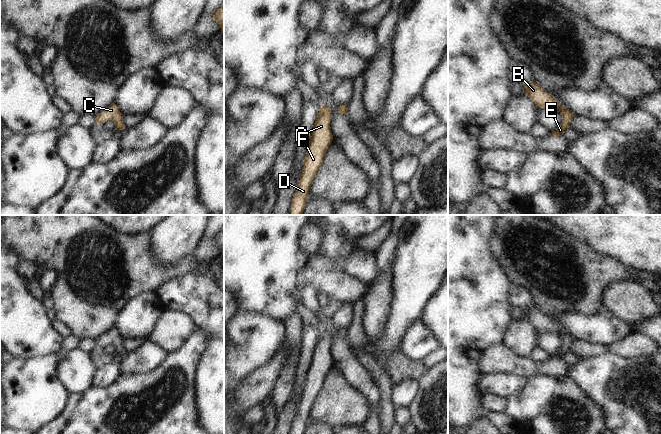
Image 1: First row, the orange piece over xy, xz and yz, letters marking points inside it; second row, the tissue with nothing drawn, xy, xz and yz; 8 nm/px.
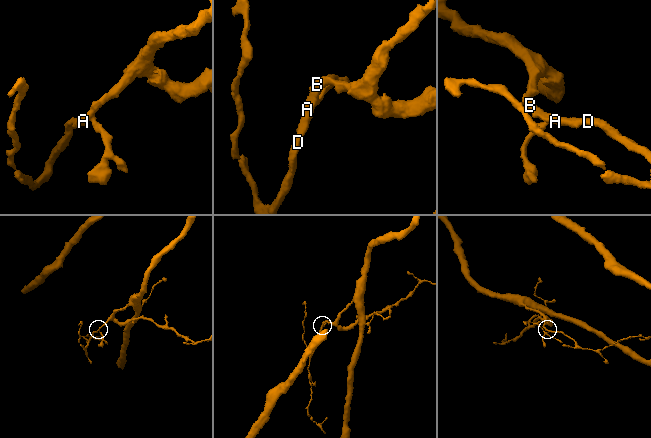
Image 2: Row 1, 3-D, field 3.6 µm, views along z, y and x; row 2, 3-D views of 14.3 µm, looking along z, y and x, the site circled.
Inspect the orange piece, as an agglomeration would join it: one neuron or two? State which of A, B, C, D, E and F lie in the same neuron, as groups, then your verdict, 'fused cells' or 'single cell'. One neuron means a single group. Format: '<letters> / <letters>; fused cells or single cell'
A B C D E F; single cell

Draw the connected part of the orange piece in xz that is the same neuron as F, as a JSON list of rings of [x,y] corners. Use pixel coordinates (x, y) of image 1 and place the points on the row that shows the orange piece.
[[[321,104],[307,147],[300,180],[292,198],[290,214],[302,215],[308,200],[311,183],[323,163],[326,151],[333,141],[331,132],[331,109]]]

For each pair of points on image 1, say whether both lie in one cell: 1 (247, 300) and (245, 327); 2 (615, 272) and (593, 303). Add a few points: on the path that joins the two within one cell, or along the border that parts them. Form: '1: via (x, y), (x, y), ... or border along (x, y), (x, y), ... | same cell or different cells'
1: border along (238, 310), (255, 310), (269, 316) | different cells
2: via (607, 278), (593, 292), (593, 295) | same cell

